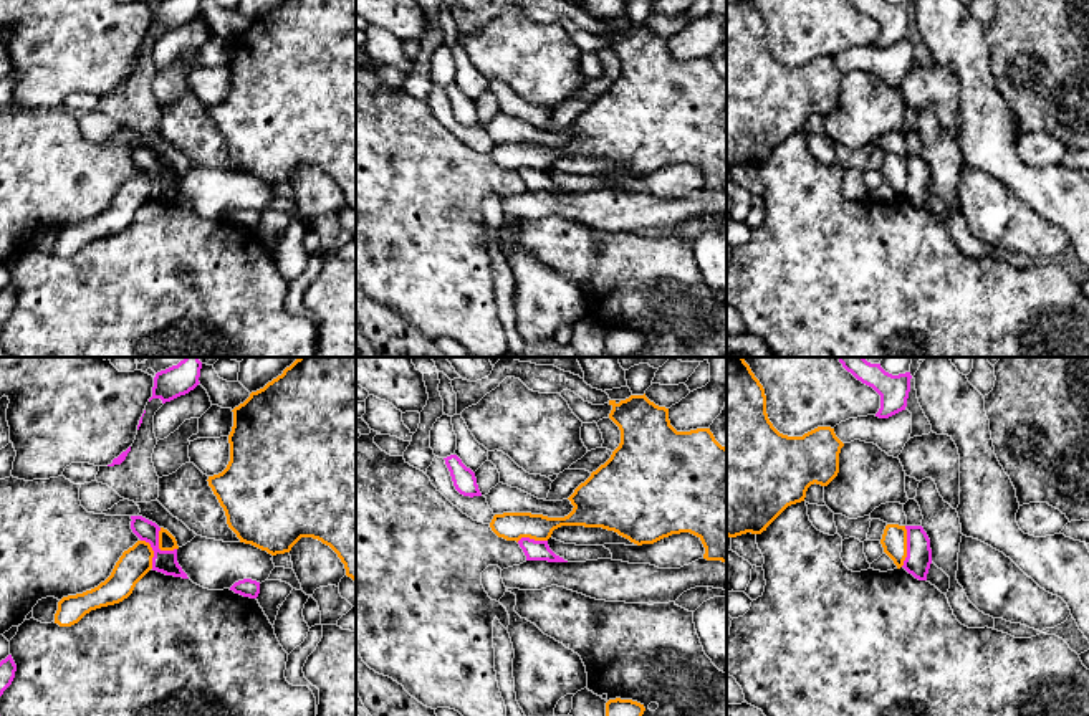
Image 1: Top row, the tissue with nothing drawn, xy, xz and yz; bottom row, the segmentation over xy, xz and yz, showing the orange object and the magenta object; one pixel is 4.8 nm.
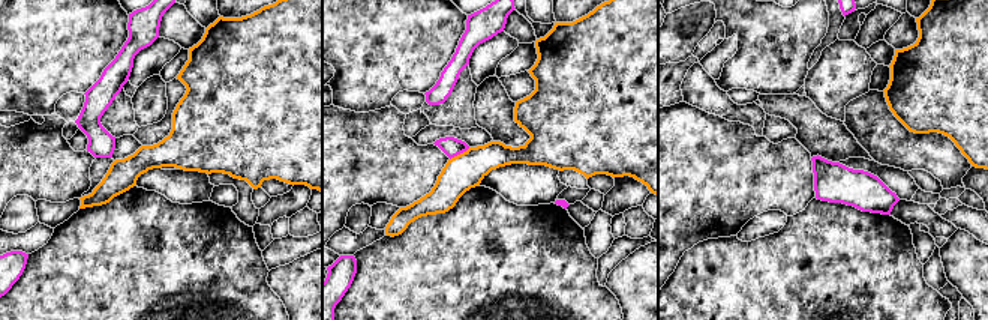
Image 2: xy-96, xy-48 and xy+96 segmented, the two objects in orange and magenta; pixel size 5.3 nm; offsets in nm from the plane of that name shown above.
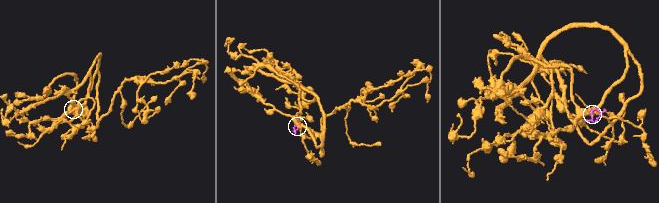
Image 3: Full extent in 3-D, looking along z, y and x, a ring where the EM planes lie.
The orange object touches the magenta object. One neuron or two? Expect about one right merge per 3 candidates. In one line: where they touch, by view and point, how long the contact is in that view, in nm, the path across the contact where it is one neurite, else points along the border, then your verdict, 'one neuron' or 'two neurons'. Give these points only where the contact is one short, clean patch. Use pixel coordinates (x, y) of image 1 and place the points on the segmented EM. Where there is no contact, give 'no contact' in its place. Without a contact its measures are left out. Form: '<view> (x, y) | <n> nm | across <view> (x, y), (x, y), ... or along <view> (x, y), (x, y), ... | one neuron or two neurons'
yz (906, 546) | 200 nm | along yz (906, 526), (906, 559), (901, 566) | two neurons

